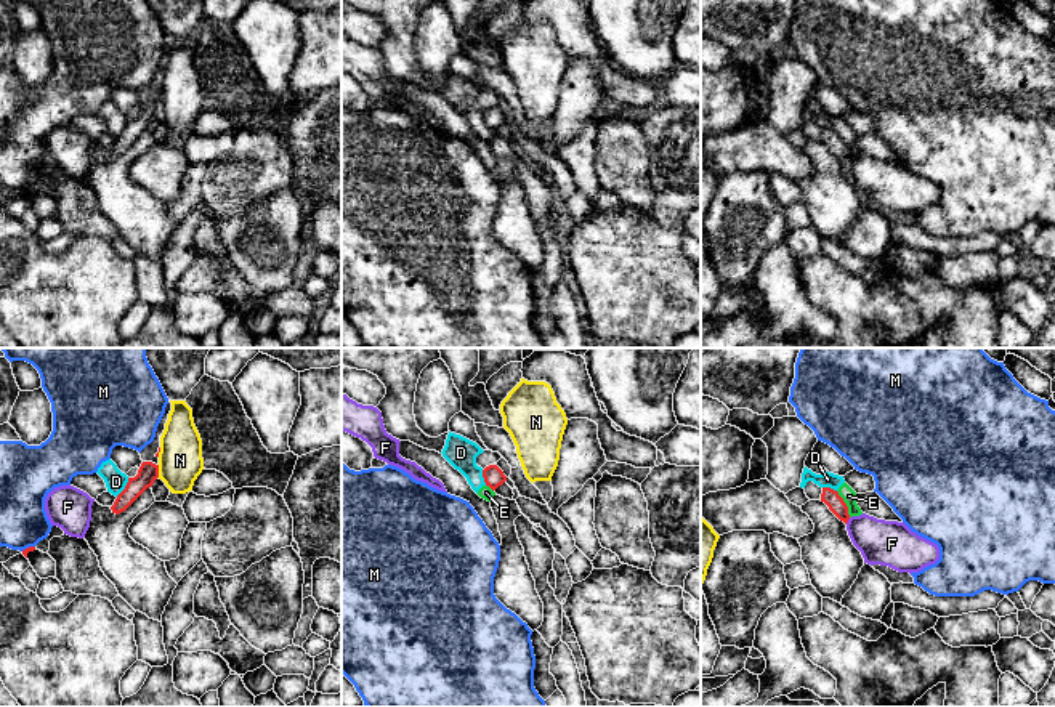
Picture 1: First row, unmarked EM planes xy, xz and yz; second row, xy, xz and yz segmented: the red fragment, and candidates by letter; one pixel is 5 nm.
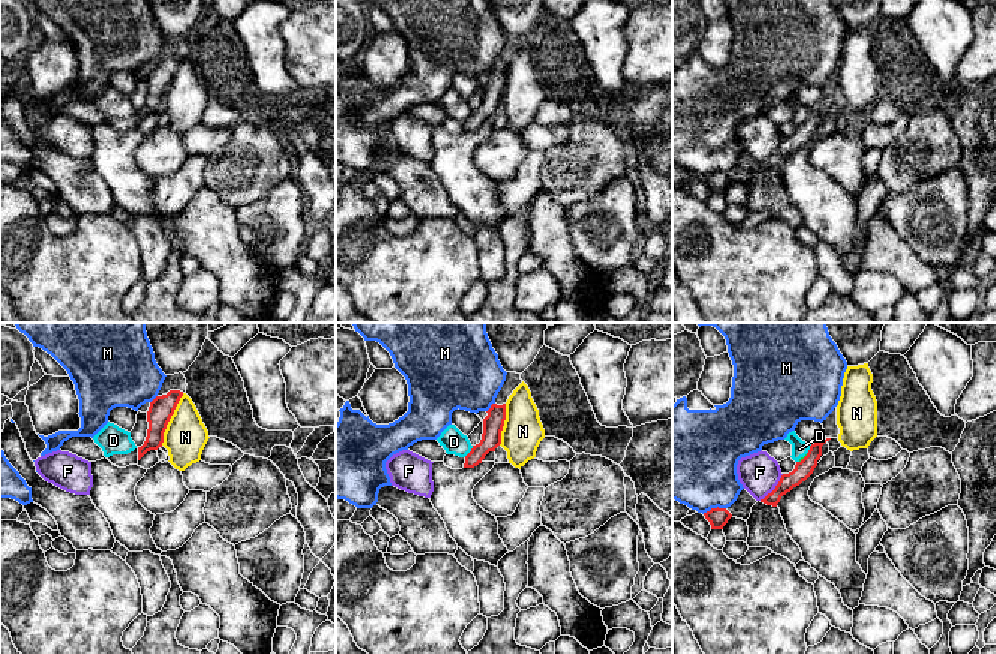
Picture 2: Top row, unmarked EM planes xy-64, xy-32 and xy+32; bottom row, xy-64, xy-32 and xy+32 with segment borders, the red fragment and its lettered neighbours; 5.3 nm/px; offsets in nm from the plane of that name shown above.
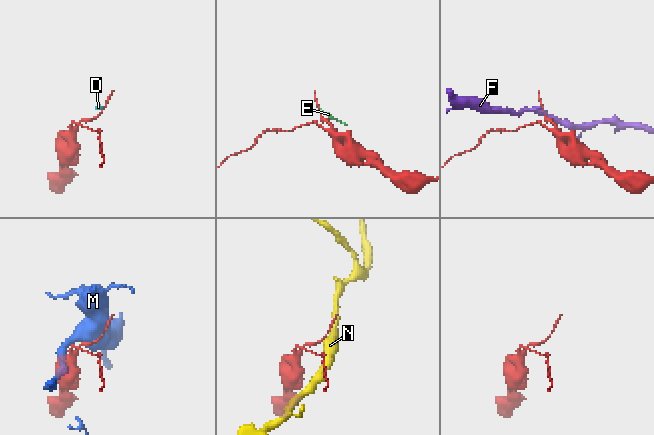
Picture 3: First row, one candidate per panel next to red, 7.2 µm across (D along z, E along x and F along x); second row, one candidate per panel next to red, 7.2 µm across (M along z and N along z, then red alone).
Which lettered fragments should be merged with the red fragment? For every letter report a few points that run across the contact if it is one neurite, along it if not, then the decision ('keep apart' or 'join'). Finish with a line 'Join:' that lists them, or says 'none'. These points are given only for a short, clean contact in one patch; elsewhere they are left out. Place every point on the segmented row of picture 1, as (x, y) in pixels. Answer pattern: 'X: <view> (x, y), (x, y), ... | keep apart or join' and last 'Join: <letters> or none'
D: xy (129, 478), (127, 484), (116, 496) | keep apart
E: yz (836, 491), (850, 517) | keep apart
F: yz (850, 518), (845, 523) | keep apart
M: keep apart
N: xy (157, 465), (159, 476) | keep apart
Join: none

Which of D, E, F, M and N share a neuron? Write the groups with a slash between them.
D E / F / M / N

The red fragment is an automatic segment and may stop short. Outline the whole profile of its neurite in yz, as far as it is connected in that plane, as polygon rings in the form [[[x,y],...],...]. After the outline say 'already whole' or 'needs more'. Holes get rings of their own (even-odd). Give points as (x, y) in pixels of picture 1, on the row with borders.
[[[823,487],[821,502],[824,502],[840,521],[843,521],[845,524],[848,523],[848,507],[837,491]]]; already whole

